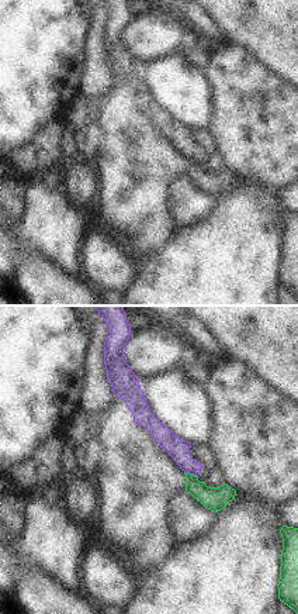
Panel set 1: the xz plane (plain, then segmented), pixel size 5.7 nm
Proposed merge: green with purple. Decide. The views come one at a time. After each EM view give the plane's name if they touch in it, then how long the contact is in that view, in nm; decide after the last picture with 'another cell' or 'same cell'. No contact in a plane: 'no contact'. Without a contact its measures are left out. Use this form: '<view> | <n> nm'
xz | 90 nm

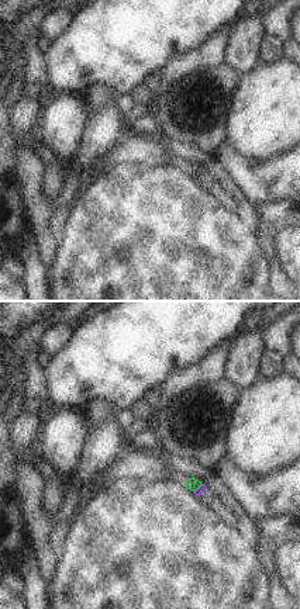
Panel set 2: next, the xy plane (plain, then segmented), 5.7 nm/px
xy | 70 nm

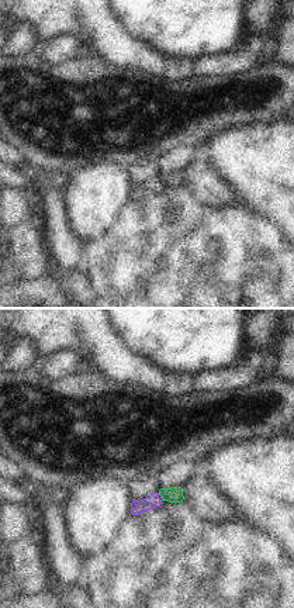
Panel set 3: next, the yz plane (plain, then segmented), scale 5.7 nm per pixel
yz | 60 nm

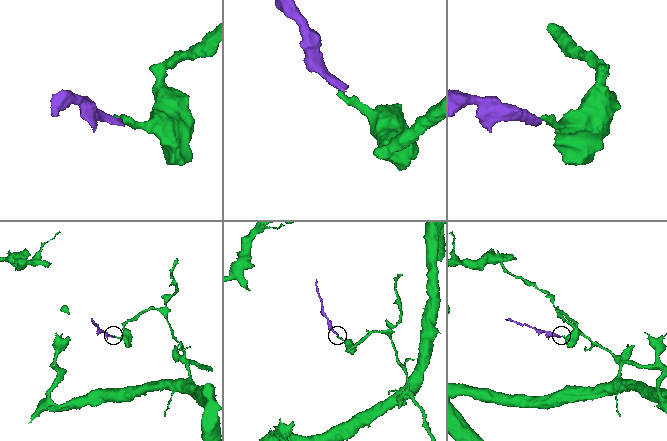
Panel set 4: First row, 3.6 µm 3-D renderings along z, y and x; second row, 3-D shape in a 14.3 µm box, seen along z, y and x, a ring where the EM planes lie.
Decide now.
another cell

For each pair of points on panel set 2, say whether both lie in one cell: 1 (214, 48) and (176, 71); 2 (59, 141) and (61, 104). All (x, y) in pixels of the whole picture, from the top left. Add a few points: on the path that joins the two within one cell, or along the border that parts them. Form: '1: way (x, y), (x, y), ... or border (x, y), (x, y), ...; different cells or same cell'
1: way (204, 56), (186, 63); same cell
2: way (61, 132), (61, 113); same cell

